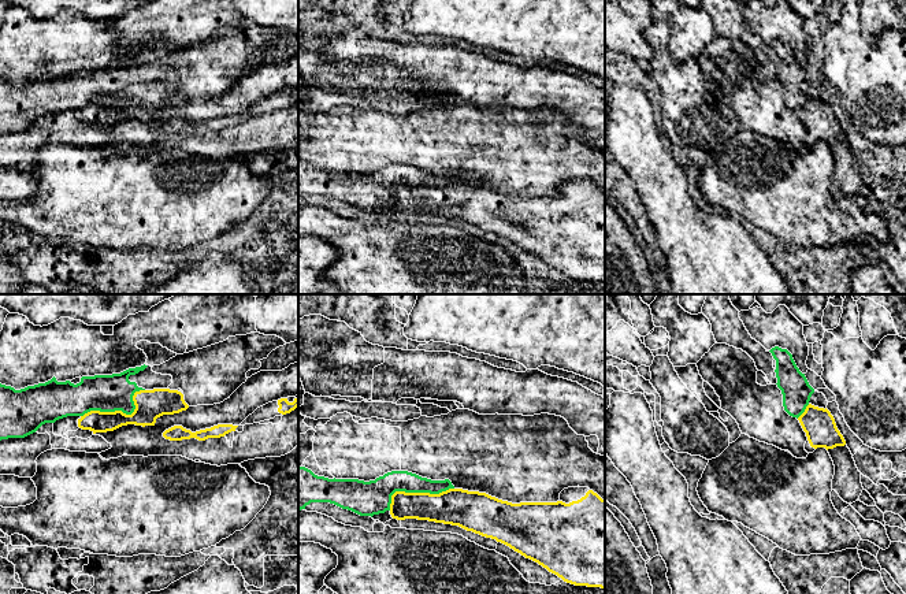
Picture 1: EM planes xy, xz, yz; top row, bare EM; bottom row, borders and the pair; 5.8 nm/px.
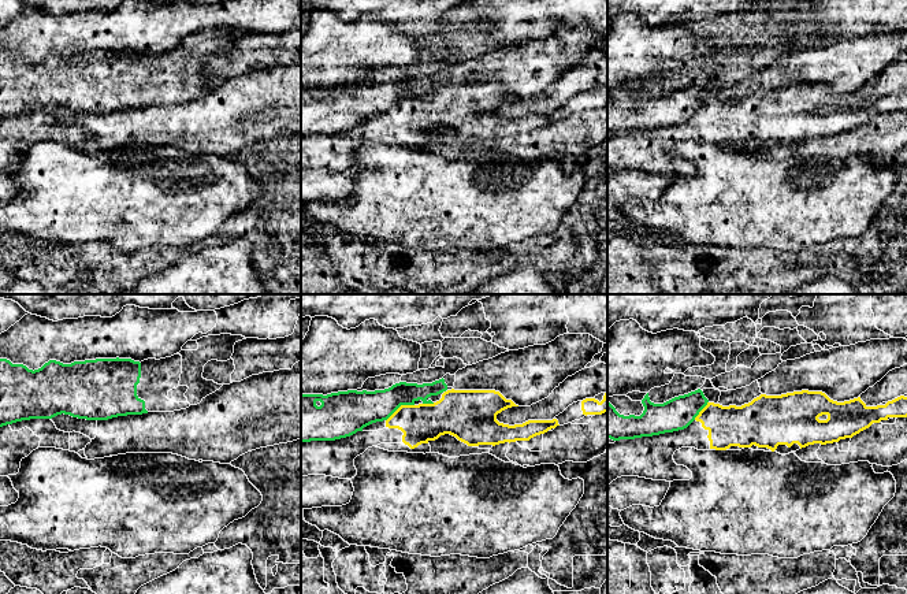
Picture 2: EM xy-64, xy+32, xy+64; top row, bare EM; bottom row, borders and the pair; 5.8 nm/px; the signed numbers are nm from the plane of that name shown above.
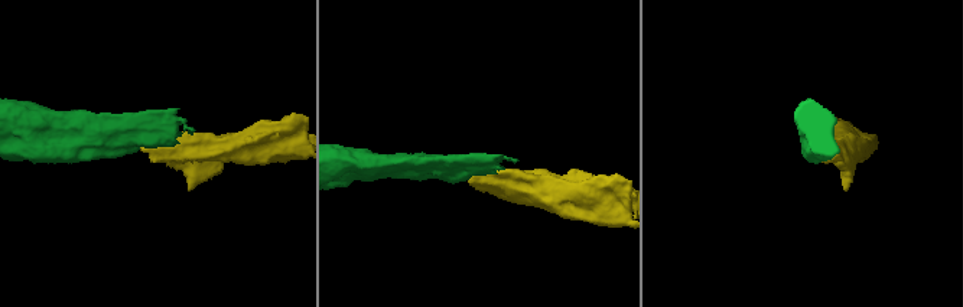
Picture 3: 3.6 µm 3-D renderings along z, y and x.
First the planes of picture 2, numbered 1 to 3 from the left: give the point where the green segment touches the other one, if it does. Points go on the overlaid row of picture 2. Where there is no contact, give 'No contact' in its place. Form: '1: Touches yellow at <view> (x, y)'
1: No contact
2: Touches yellow at xy+32 (400, 407)
3: Touches yellow at xy+64 (701, 411)

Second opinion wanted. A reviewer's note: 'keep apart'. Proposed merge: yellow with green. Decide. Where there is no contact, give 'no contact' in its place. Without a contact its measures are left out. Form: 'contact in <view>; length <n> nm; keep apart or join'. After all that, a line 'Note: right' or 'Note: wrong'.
contact in xy; length 400 nm; keep apart
Note: right

